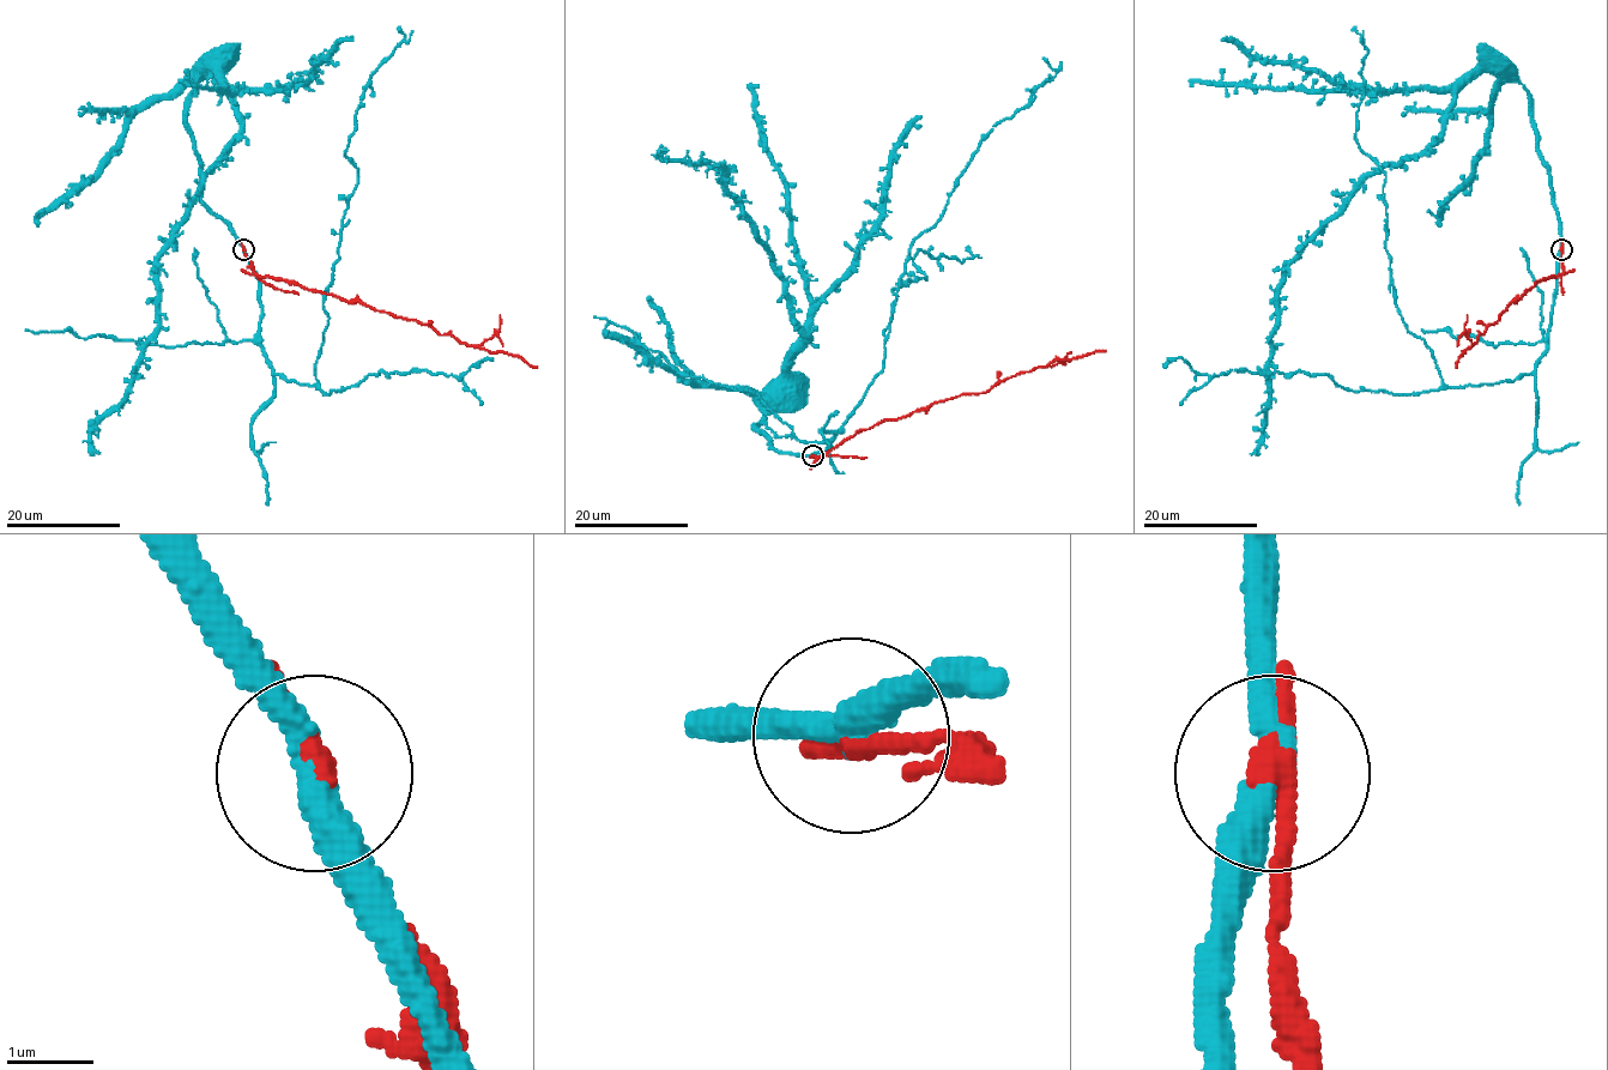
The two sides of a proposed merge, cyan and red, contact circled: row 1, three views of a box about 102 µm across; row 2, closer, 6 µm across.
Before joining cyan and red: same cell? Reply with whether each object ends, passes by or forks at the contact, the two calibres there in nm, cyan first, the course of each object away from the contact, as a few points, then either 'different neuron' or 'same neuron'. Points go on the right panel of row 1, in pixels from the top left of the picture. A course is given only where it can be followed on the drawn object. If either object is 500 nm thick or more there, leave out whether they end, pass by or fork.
cyan passes by; red passes by; 320 nm thick on the cyan side, 240 nm on the other; cyan runs (1561, 249), (1531, 97), (1479, 72), (1444, 132), (1378, 167), (1286, 268), (1265, 427), (1250, 453); red runs (1561, 249), (1561, 274), (1540, 279), (1507, 306), (1466, 350), (1456, 368); different neuron

